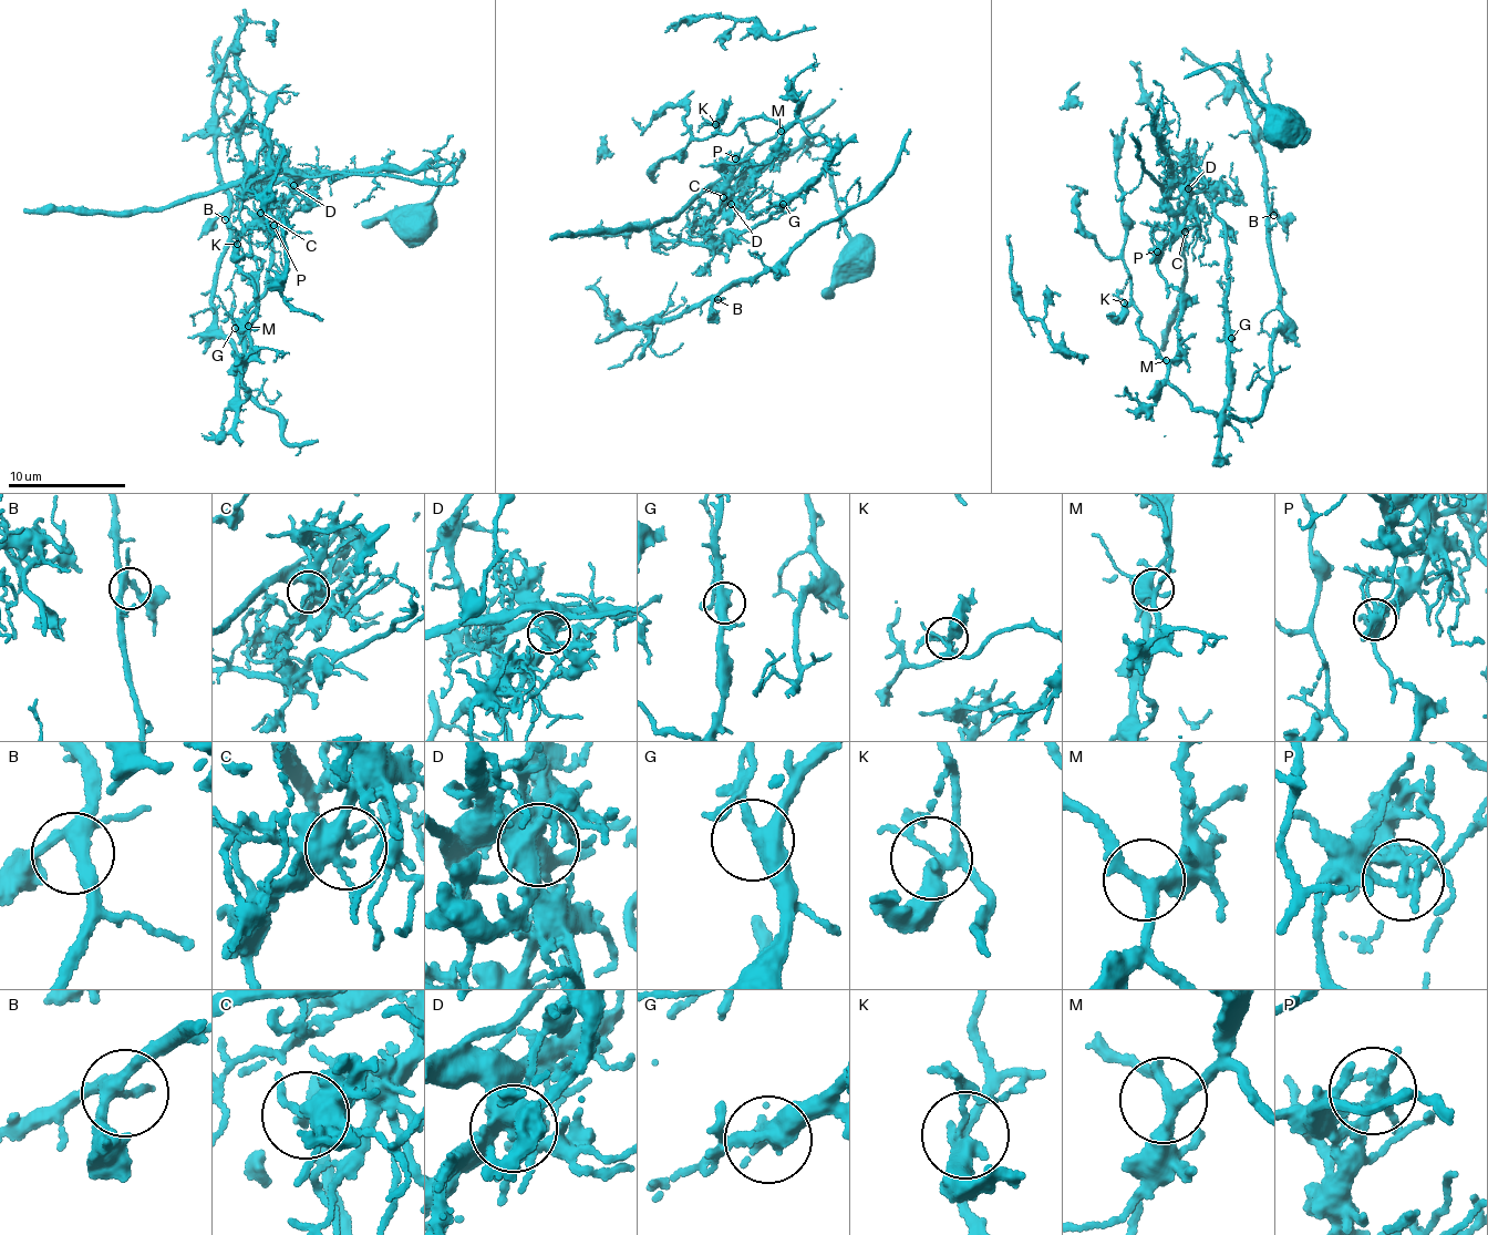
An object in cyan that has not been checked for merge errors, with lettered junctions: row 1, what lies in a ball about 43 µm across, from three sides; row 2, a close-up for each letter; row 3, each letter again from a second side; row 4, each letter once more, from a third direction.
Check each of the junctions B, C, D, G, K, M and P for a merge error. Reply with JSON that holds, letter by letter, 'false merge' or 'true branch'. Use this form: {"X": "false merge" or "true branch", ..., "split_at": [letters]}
{"B": "true branch", "C": "true branch", "D": "true branch", "G": "true branch", "K": "true branch", "M": "true branch", "P": "false merge", "split_at": ["P"]}

